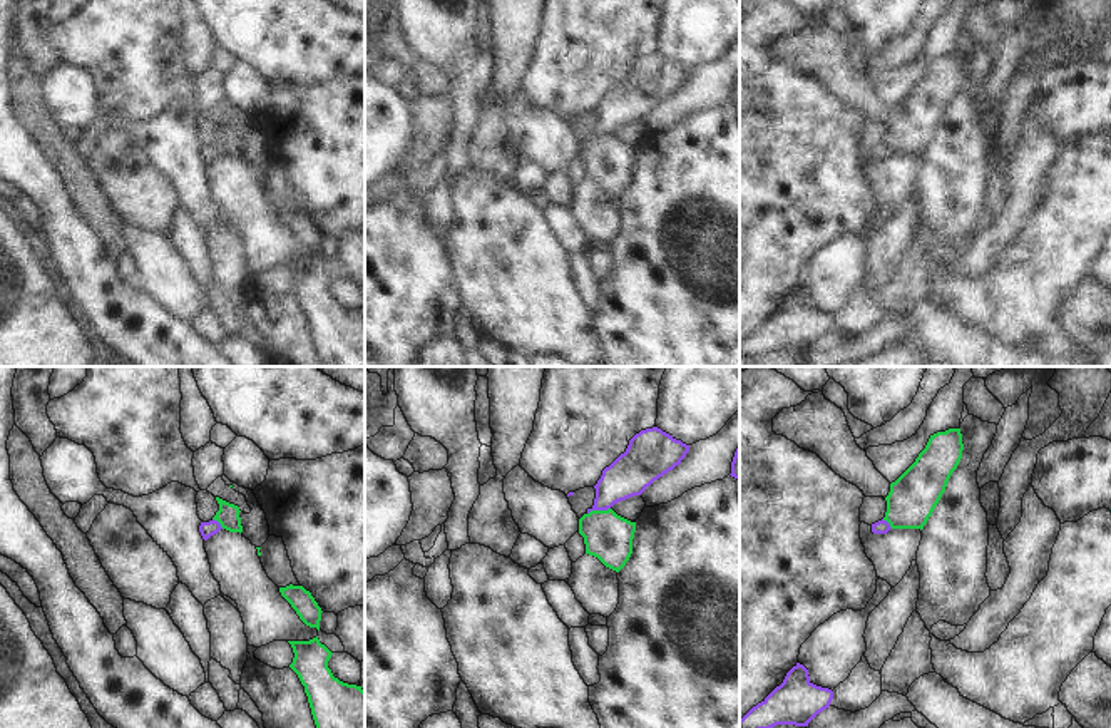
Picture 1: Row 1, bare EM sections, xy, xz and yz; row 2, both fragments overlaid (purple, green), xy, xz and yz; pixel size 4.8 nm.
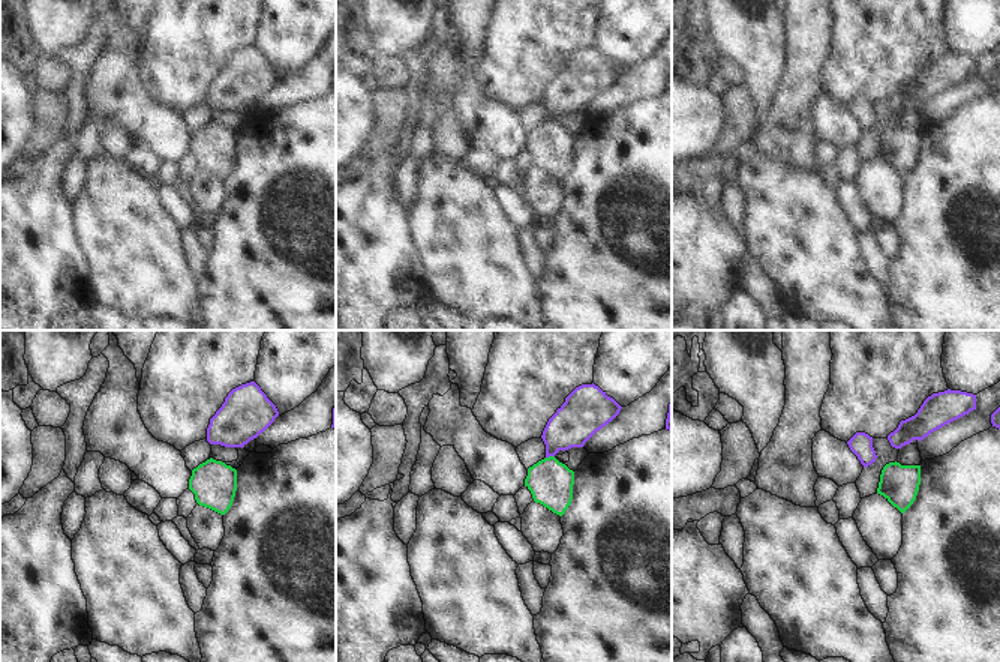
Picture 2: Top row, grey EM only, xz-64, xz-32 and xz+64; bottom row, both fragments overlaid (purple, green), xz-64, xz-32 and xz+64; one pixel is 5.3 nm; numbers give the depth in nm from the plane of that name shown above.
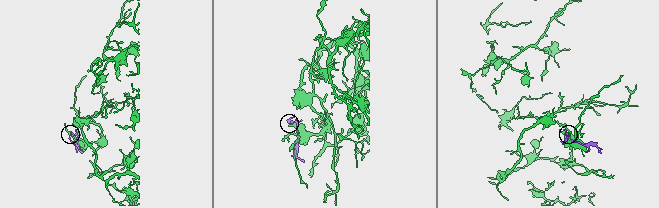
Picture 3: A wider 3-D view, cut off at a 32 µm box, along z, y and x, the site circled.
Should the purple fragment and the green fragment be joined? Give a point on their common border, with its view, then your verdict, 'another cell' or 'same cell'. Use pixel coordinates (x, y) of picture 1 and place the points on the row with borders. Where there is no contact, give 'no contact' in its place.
meets purple in xz at (598, 509); another cell

